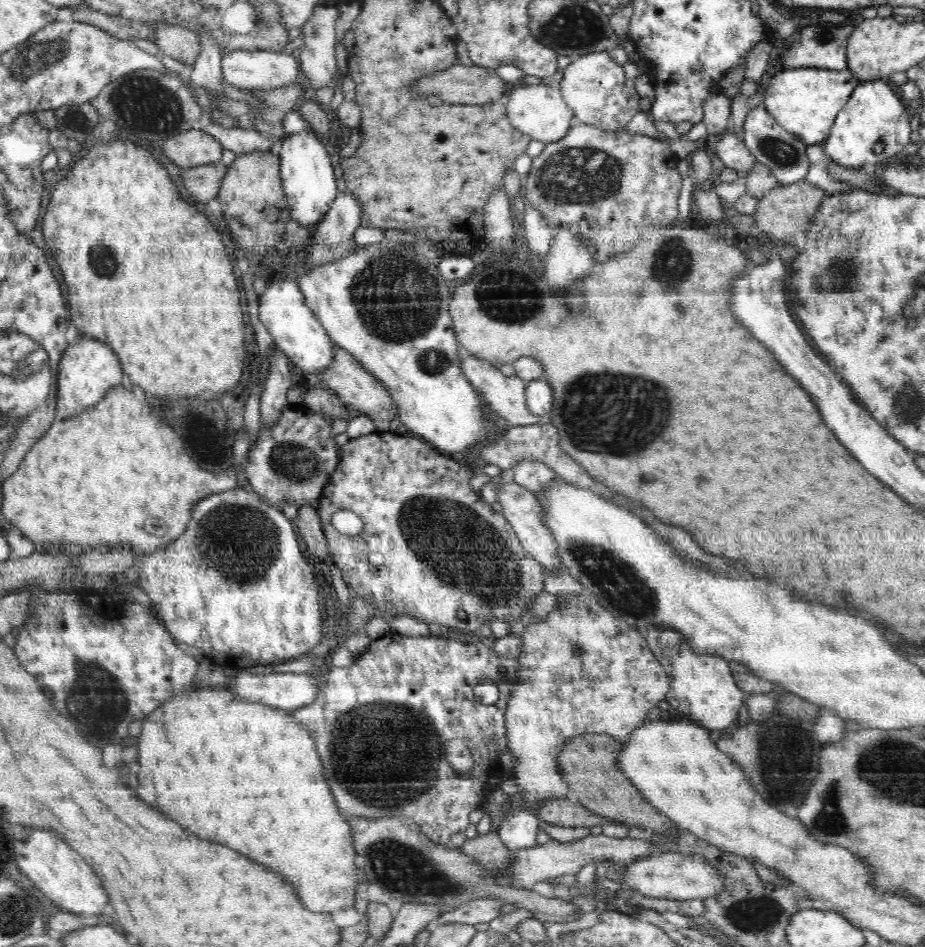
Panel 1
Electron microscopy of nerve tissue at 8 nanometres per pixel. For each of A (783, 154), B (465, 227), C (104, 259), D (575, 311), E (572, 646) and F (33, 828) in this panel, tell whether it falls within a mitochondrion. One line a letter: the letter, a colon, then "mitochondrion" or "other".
A: mitochondrion
B: other
C: mitochondrion
D: mitochondrion
E: mitochondrion
F: other

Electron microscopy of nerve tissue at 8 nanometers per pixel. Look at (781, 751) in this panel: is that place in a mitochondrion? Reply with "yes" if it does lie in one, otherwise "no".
yes

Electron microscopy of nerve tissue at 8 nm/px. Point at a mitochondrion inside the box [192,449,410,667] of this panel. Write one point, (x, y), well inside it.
(239, 541)

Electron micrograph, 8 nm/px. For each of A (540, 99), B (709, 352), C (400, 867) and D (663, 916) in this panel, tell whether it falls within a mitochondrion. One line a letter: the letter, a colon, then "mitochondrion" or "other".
A: other
B: other
C: mitochondrion
D: other

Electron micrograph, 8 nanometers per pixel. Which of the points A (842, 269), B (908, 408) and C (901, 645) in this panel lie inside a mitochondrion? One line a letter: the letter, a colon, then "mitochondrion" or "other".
A: mitochondrion
B: mitochondrion
C: other

